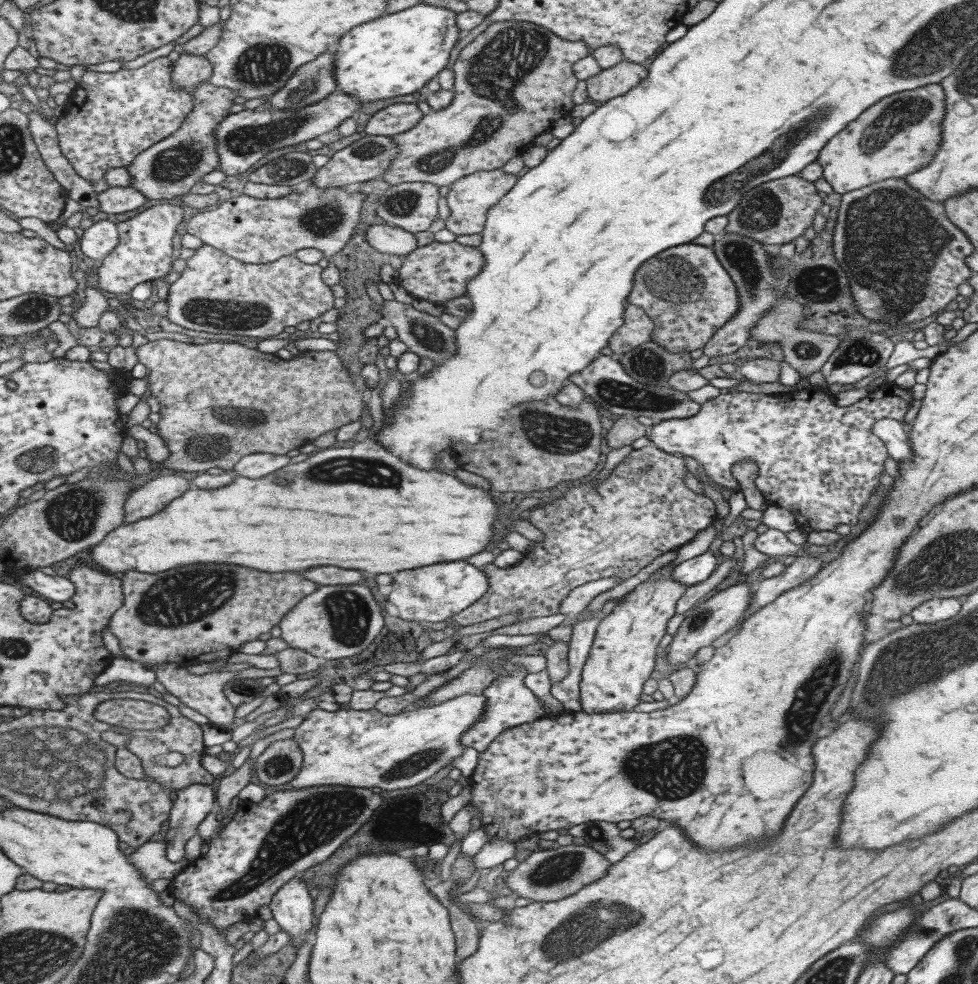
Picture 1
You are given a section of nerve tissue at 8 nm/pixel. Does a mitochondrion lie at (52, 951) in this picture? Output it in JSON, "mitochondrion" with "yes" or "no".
{"mitochondrion":"yes"}

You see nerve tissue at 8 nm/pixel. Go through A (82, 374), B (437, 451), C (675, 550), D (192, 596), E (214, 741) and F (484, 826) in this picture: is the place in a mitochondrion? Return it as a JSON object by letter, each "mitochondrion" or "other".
{"A":"other","B":"other","C":"other","D":"mitochondrion","E":"other","F":"other"}

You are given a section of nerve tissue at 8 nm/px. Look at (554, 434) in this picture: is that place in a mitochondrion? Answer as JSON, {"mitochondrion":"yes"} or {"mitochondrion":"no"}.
{"mitochondrion":"yes"}

